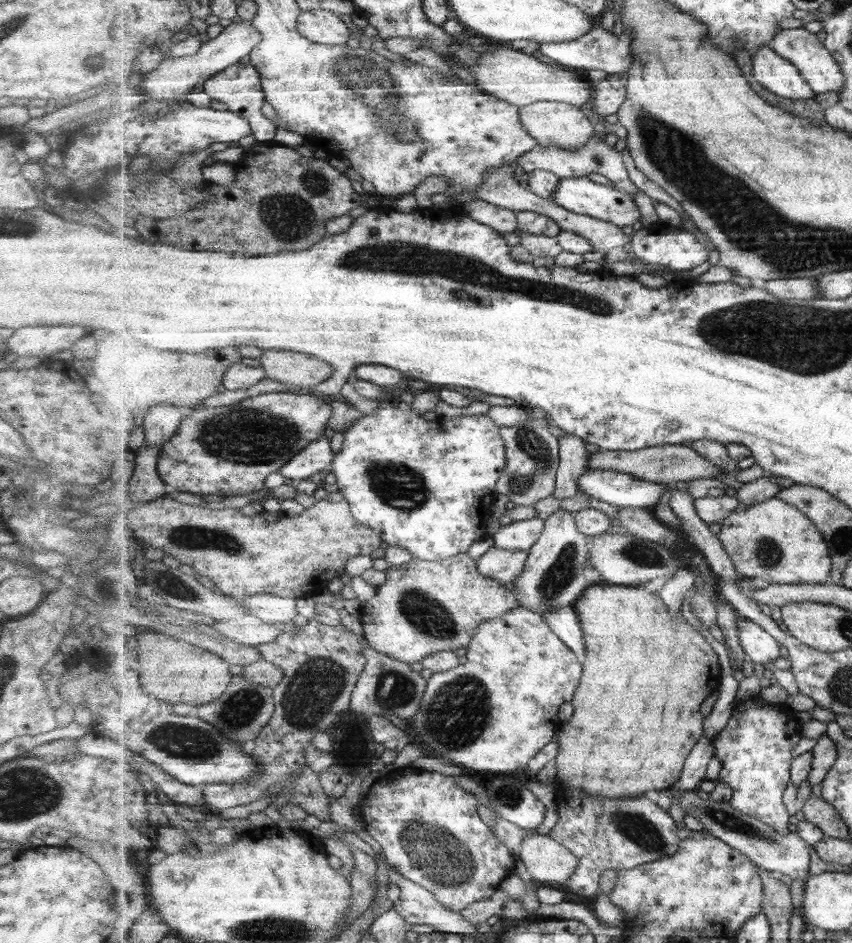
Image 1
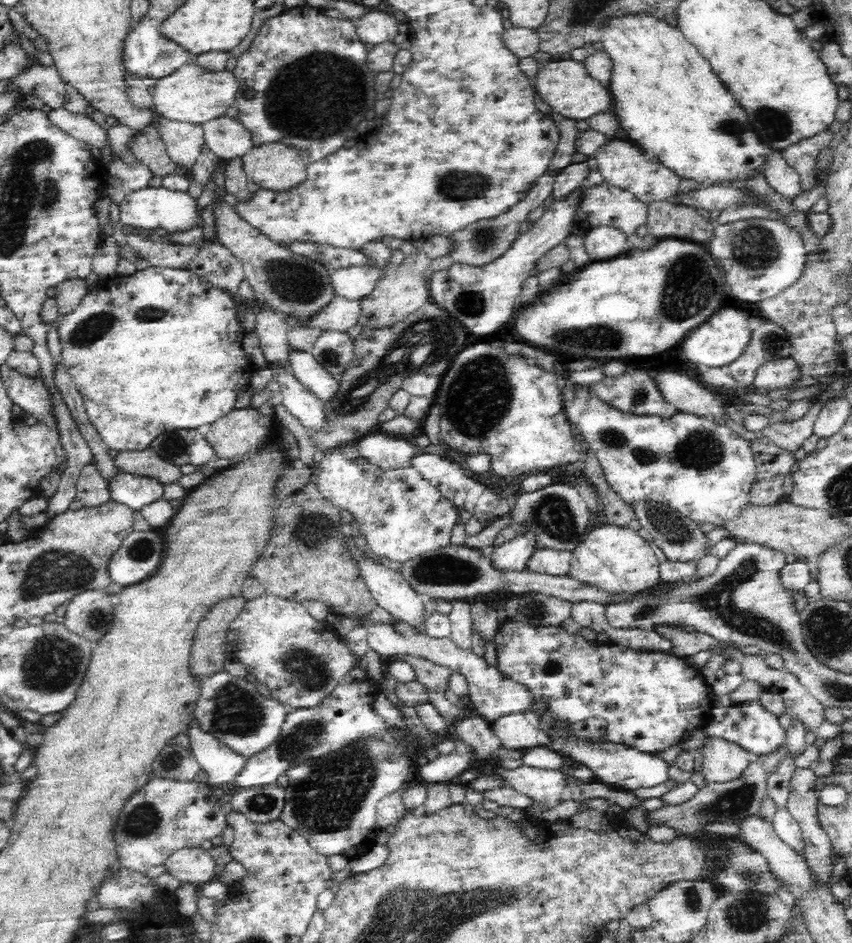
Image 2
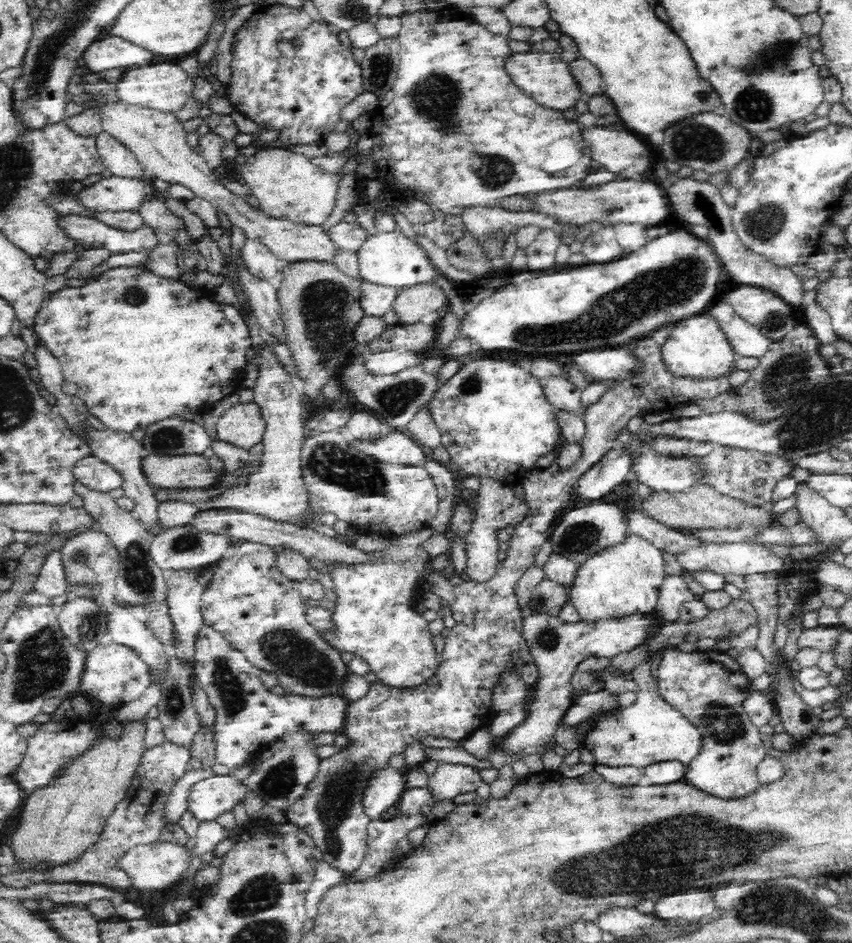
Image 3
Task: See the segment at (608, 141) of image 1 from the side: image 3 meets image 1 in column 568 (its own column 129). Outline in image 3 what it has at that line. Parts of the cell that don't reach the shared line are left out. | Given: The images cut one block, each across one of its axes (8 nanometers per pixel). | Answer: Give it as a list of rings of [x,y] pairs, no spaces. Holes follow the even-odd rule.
[[[102,131],[96,136],[96,146],[103,167],[122,178],[141,178],[142,167],[135,154],[111,134]]]

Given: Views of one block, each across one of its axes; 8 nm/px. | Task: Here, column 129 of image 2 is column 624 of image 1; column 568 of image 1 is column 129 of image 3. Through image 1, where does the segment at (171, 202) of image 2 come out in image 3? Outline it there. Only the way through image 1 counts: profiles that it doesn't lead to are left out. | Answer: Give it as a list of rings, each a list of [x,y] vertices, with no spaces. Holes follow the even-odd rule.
[[[106,176],[94,186],[83,187],[73,198],[87,212],[116,212],[132,209],[138,211],[143,198],[148,195],[165,198],[154,187],[144,185],[138,178]]]

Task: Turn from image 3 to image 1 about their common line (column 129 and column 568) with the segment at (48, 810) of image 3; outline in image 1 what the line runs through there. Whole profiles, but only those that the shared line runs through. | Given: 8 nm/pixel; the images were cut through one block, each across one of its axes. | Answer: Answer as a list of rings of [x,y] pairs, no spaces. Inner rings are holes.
[[[595,584],[589,585],[589,588],[583,592],[576,601],[575,611],[580,617],[582,629],[584,630],[584,640],[586,644],[587,656],[584,657],[584,674],[582,681],[578,686],[572,706],[573,715],[570,720],[565,722],[555,734],[557,749],[555,757],[555,780],[553,782],[558,794],[562,791],[563,784],[571,788],[579,788],[591,796],[603,796],[603,798],[637,798],[637,796],[653,796],[659,790],[665,790],[673,786],[682,776],[687,757],[694,749],[695,744],[705,736],[705,718],[701,714],[701,706],[711,696],[713,692],[718,691],[721,681],[721,666],[719,666],[719,656],[713,650],[713,646],[705,640],[705,636],[699,633],[696,627],[687,623],[687,620],[679,614],[673,616],[669,614],[665,602],[661,600],[659,592],[647,591],[642,586],[623,586],[617,584]]]

